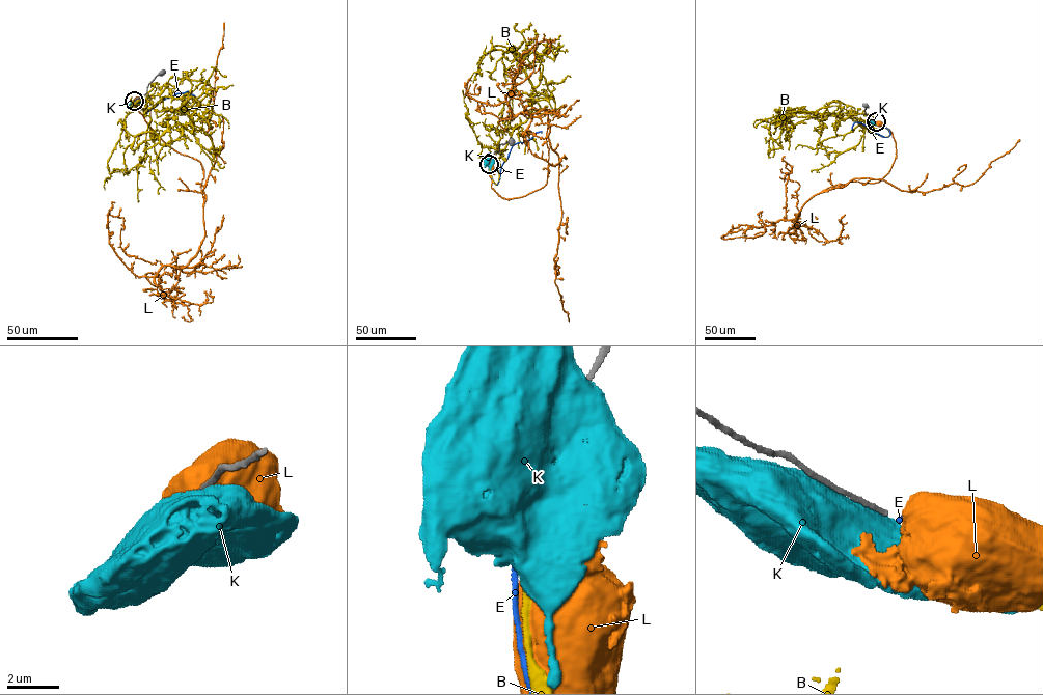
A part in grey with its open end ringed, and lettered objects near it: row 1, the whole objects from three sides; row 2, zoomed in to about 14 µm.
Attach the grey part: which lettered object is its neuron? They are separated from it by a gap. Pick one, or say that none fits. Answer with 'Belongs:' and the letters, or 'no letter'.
Belongs: no letter

